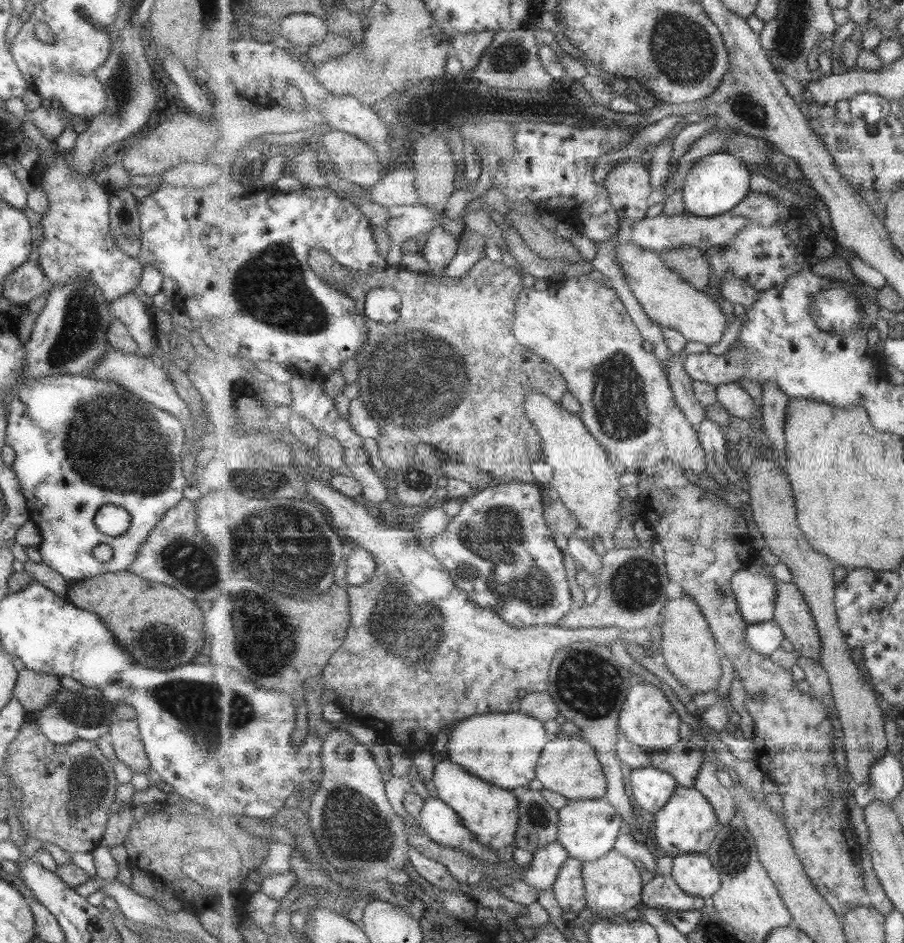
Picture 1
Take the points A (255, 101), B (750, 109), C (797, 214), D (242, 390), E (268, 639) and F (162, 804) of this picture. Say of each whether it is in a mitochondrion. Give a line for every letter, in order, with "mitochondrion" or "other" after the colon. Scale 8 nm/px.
A: other
B: mitochondrion
C: other
D: mitochondrion
E: mitochondrion
F: other

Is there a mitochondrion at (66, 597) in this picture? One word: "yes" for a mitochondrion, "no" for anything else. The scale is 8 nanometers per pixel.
no

